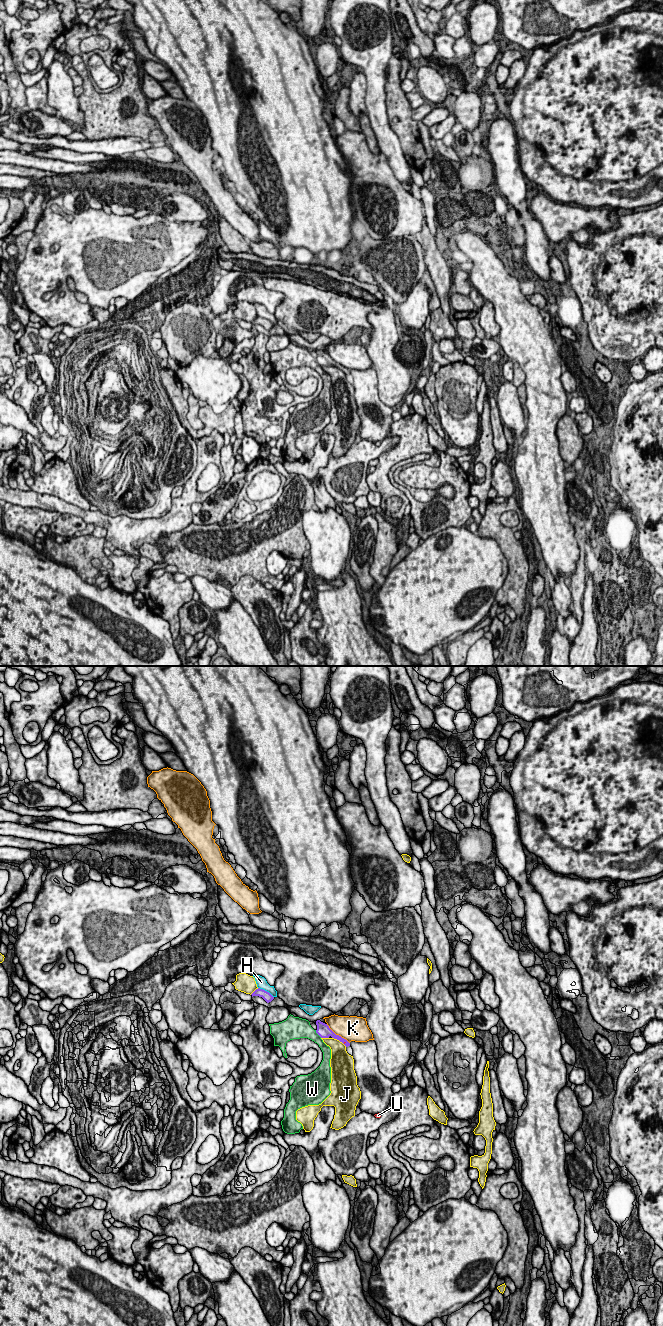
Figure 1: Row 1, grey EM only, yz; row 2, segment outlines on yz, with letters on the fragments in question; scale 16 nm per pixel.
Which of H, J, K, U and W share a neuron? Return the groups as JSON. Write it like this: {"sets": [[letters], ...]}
{"sets": [["H"], ["J"], ["K"], ["U"], ["W"]]}

